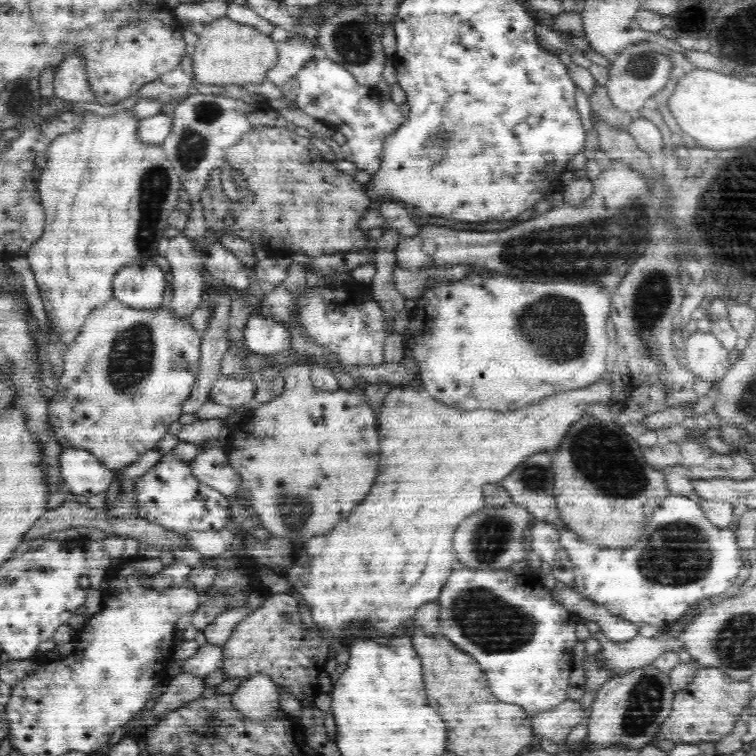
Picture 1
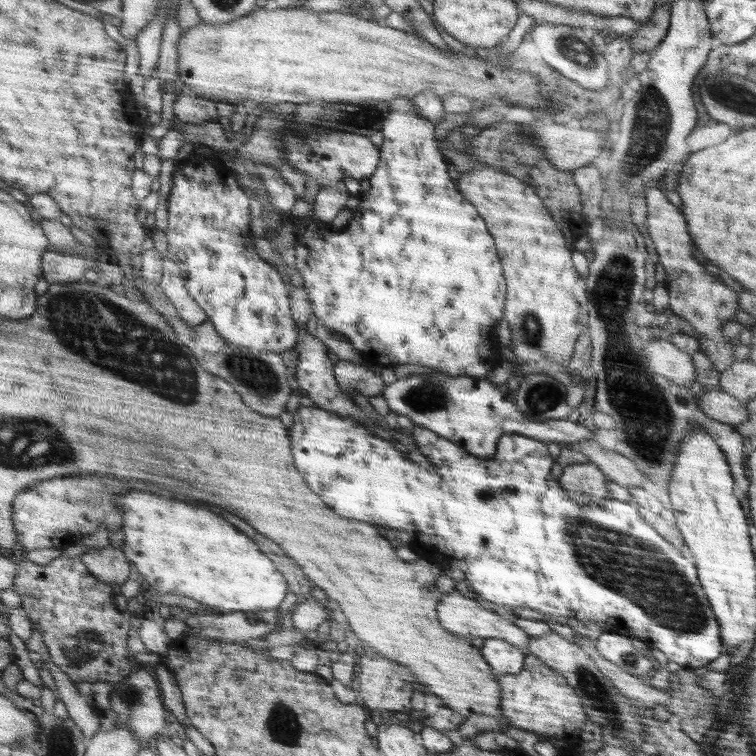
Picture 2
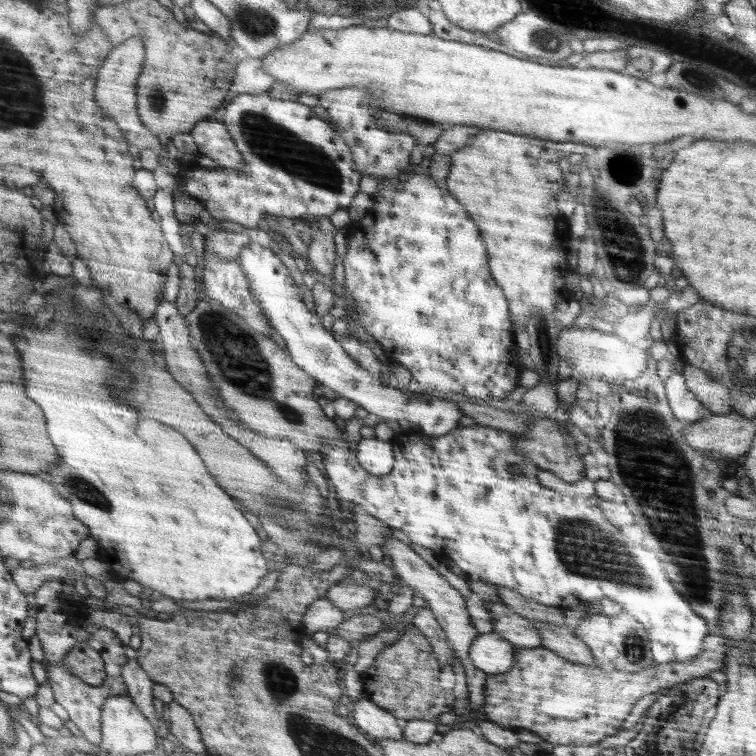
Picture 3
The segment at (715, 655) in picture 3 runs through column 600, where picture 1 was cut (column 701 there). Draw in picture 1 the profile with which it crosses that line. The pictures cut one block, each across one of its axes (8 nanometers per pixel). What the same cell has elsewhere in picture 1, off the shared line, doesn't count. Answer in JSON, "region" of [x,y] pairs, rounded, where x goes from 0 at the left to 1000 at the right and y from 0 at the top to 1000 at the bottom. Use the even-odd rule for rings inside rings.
{"region":[[[926,881],[913,905],[893,917],[889,942],[873,958],[865,974],[873,979],[886,978],[893,983],[922,984],[929,979],[947,981],[960,971],[966,971],[968,966],[979,963],[971,960],[971,955],[979,955],[976,947],[981,944],[984,934],[993,929],[996,921],[995,906],[989,905],[989,899],[968,899],[951,884]]]}

